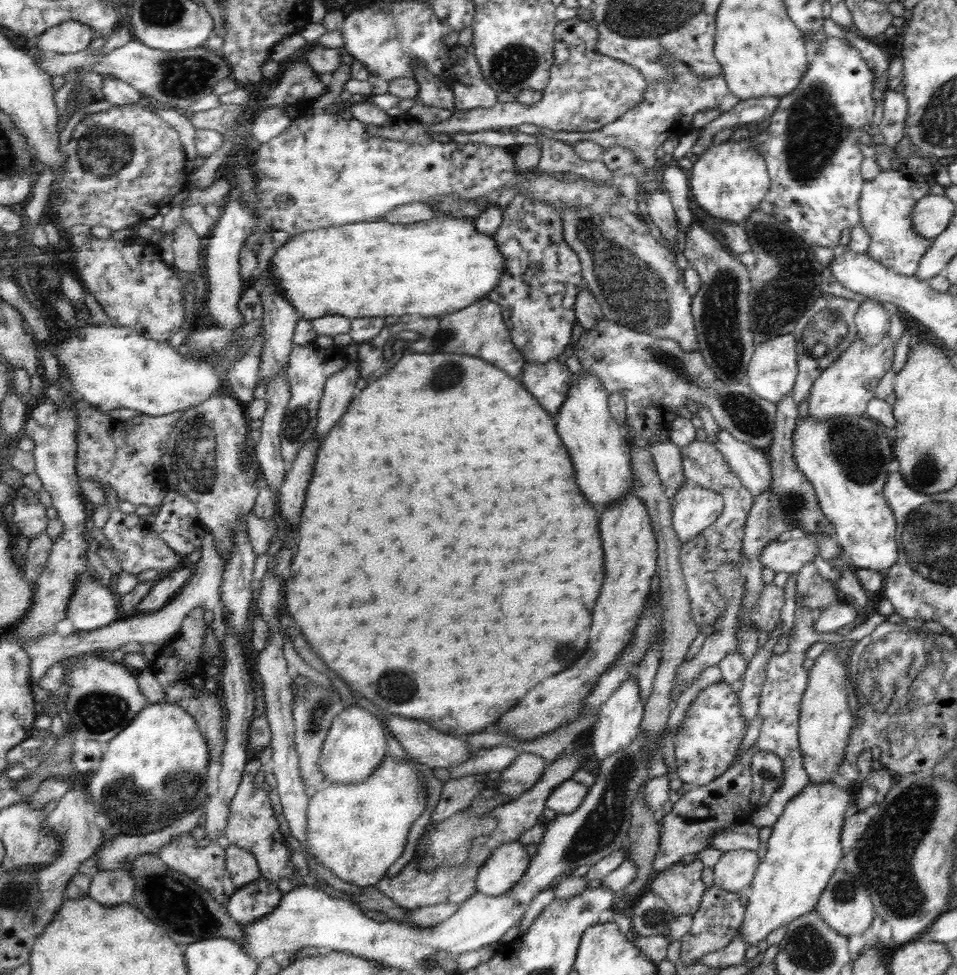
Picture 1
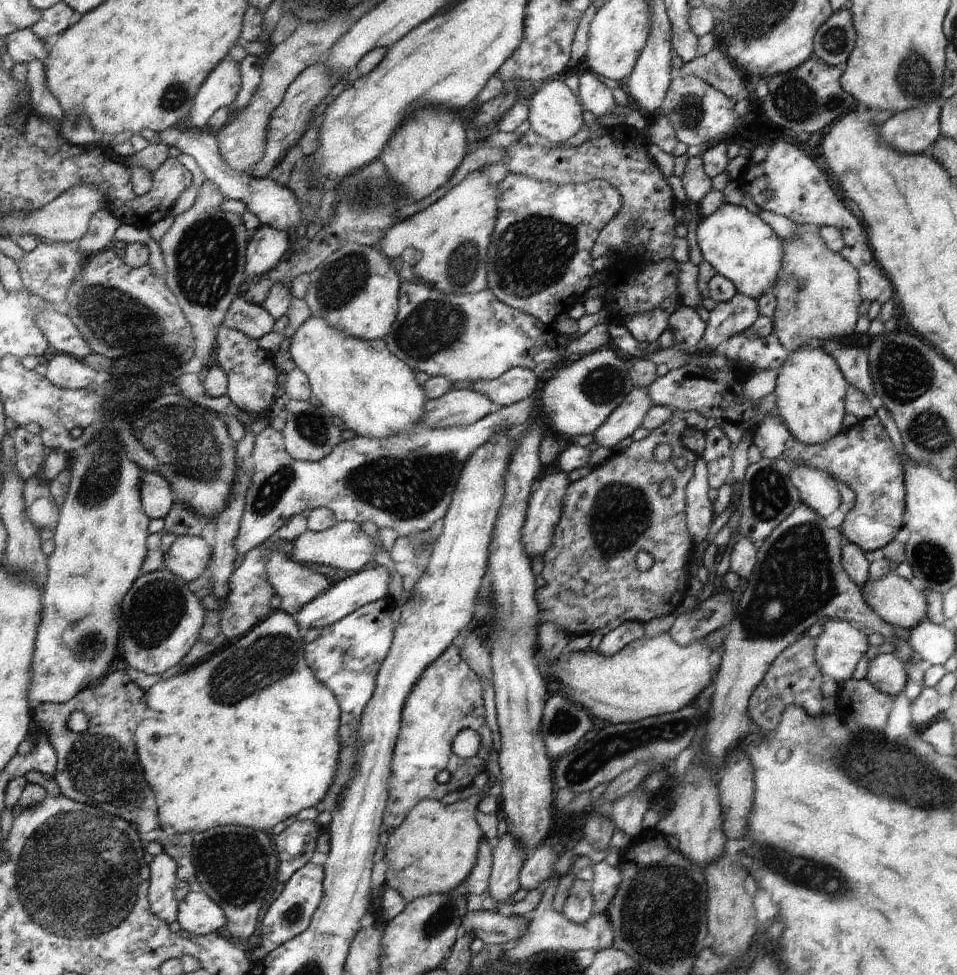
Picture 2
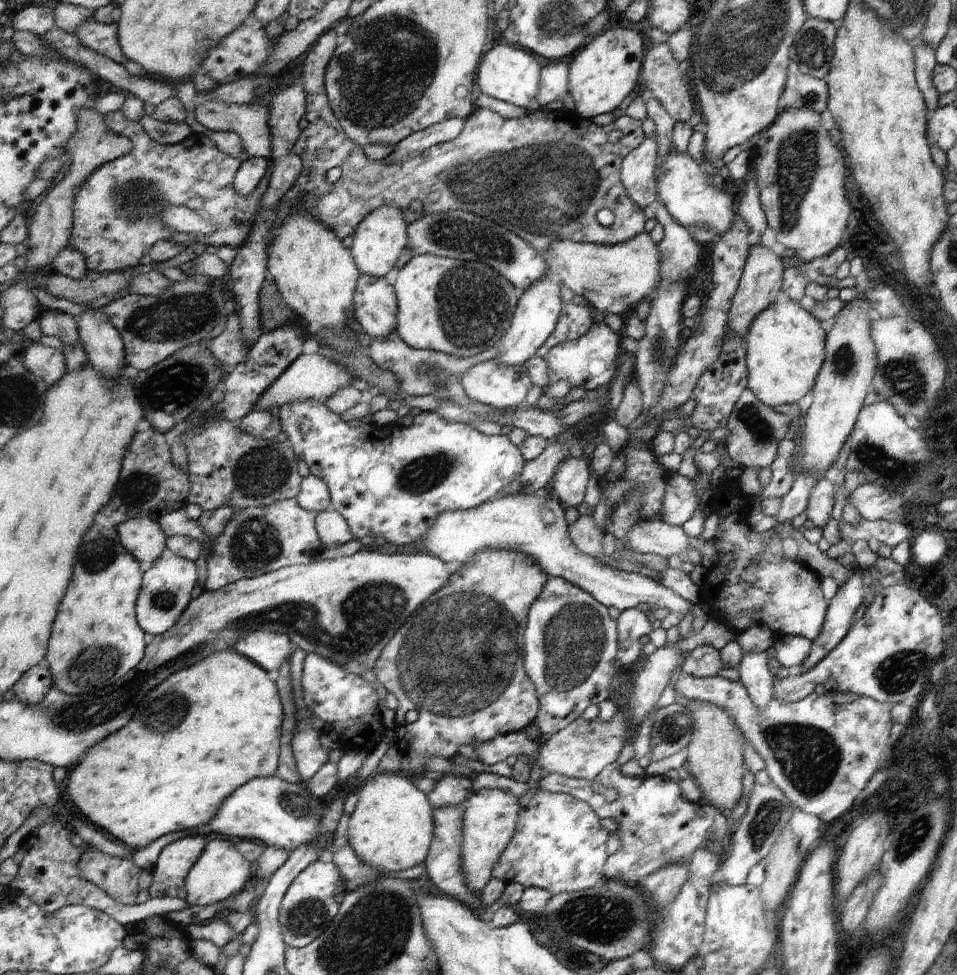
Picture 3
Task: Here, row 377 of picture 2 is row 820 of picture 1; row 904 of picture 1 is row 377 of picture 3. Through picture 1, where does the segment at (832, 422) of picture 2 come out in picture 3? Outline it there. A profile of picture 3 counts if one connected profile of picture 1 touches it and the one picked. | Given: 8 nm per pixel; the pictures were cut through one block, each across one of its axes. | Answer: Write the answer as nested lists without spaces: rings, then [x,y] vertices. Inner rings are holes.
[[[791,300],[771,304],[759,312],[743,336],[747,390],[767,408],[797,404],[815,384],[815,376],[825,360],[825,336],[821,322],[811,316],[805,304]]]

